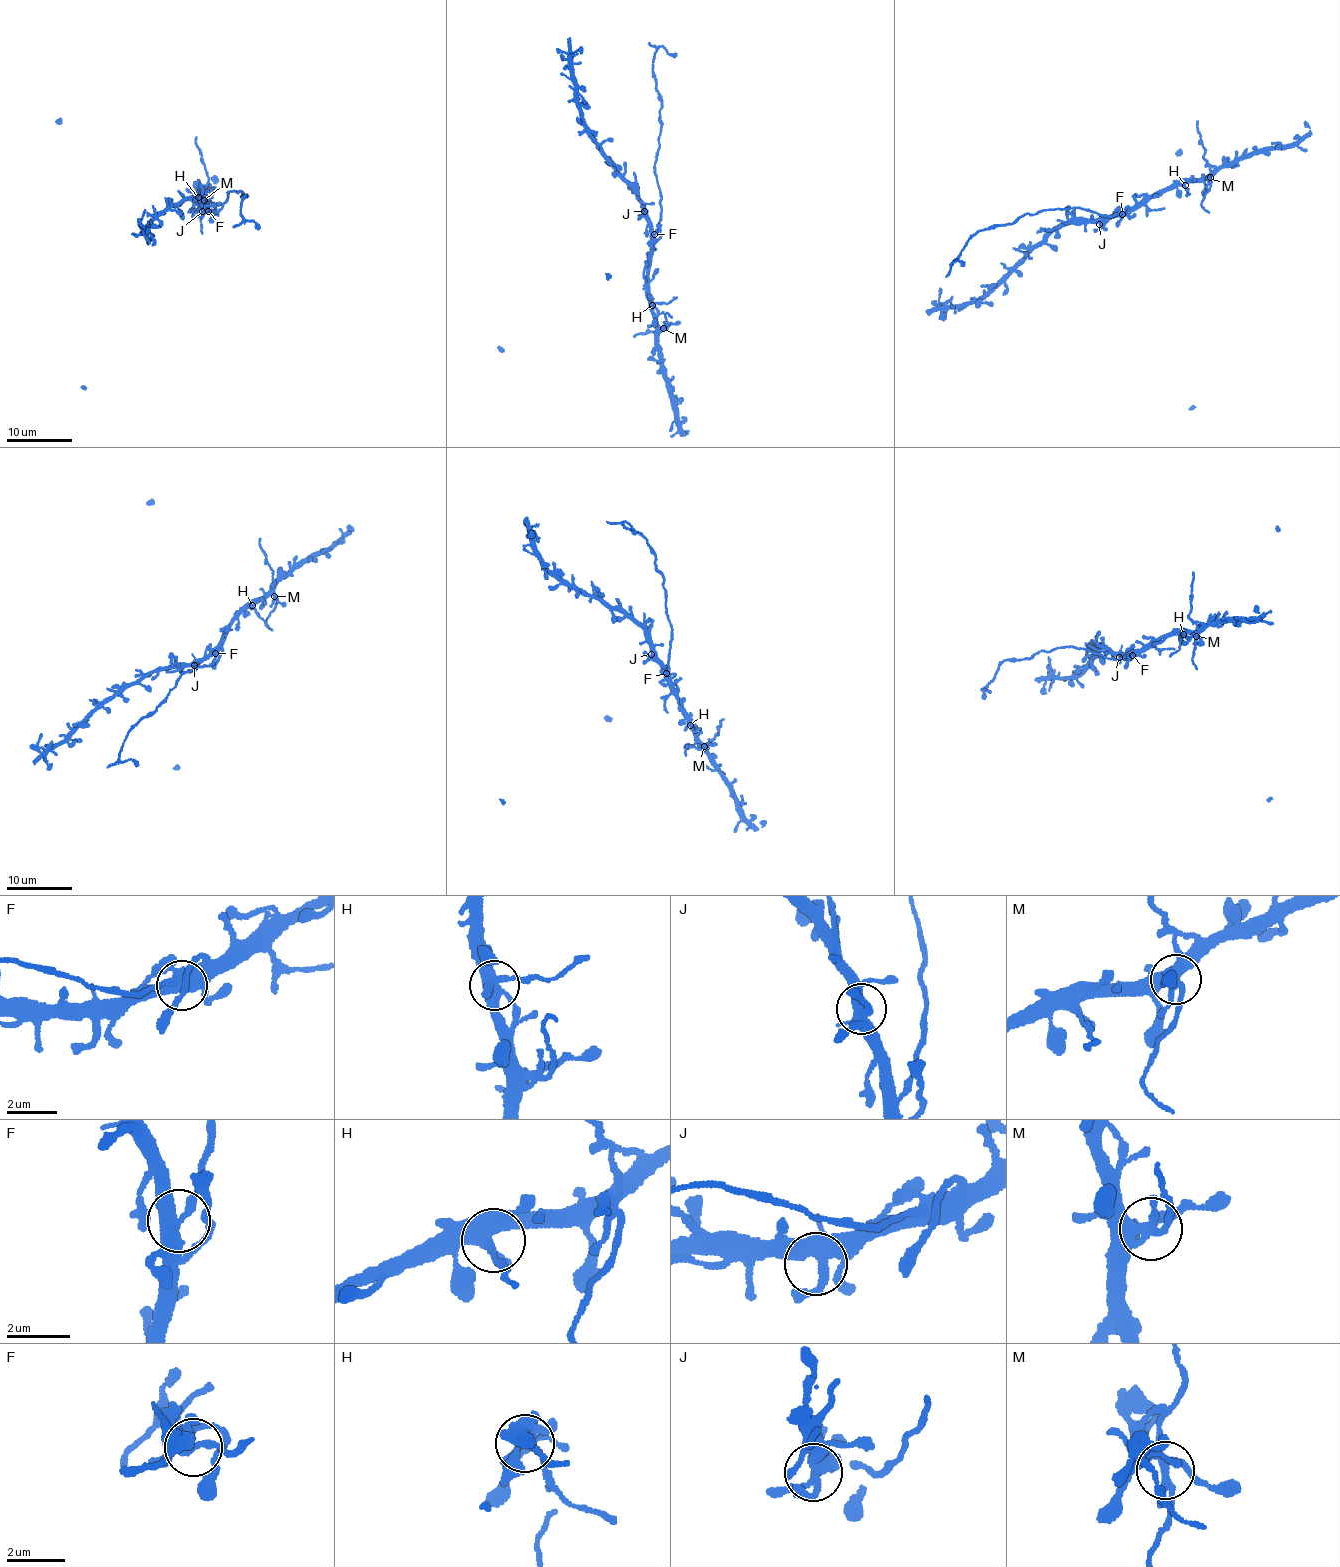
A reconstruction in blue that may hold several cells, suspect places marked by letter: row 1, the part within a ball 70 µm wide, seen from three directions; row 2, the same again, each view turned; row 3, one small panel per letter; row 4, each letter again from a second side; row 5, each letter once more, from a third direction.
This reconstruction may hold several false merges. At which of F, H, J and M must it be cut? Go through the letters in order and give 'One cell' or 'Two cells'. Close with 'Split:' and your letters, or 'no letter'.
F: Two cells
H: One cell
J: One cell
M: Two cells
Split: F, M

